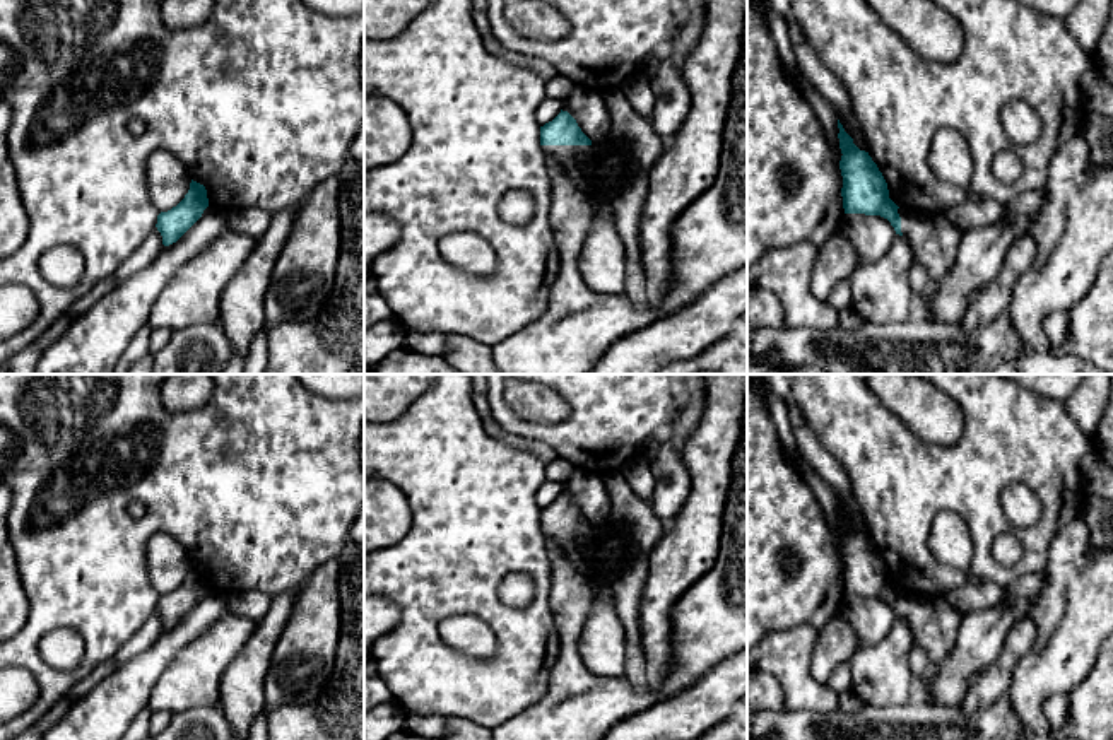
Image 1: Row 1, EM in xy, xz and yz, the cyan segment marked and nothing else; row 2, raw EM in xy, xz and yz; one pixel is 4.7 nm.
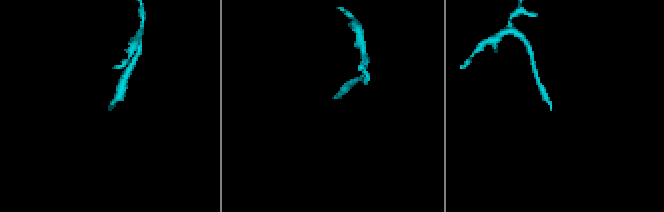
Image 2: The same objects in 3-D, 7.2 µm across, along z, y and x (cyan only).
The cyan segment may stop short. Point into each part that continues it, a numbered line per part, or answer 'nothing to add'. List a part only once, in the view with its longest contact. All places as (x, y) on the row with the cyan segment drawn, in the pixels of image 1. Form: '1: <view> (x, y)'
1: xz (575, 159)

